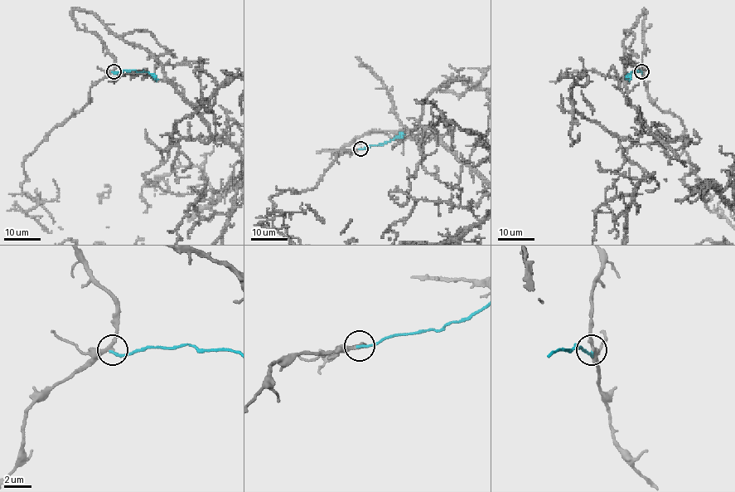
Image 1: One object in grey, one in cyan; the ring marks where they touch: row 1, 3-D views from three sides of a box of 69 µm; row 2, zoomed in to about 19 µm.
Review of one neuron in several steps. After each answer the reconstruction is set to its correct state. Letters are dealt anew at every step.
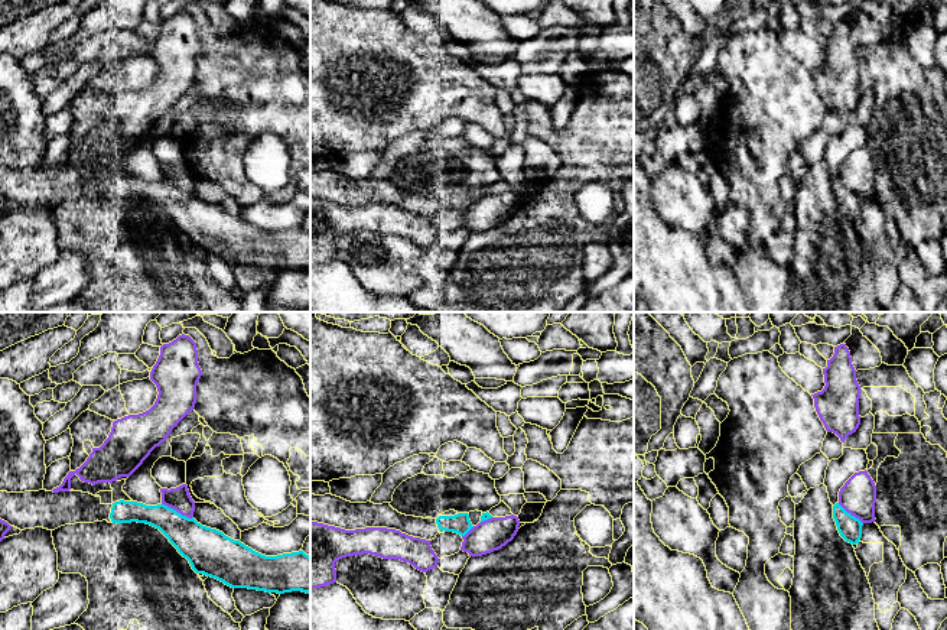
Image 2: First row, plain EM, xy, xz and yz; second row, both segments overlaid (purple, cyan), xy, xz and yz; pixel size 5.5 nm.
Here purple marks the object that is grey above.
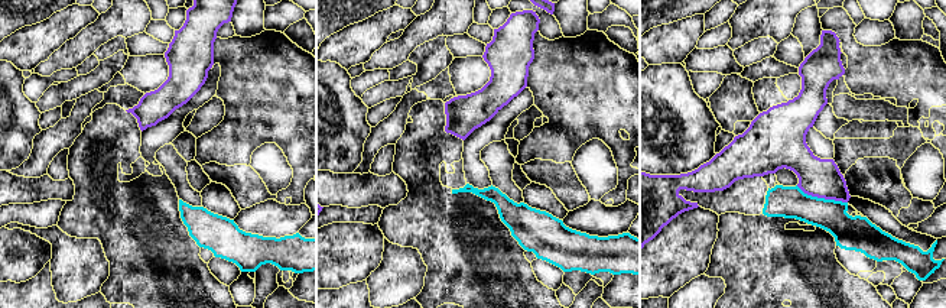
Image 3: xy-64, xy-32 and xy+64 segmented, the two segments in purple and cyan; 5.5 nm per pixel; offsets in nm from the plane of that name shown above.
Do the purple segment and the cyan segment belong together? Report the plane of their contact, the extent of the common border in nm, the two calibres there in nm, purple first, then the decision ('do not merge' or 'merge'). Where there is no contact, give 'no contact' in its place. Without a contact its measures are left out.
xy | 190 nm | 130/220 nm | do not merge

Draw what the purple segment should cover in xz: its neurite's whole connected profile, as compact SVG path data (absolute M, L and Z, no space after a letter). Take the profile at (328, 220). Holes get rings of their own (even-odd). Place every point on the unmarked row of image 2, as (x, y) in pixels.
M310 198L310 266L336 259L336 237L362 230L400 236L422 249L436 244L439 238L430 217L413 214L396 205L345 207Z

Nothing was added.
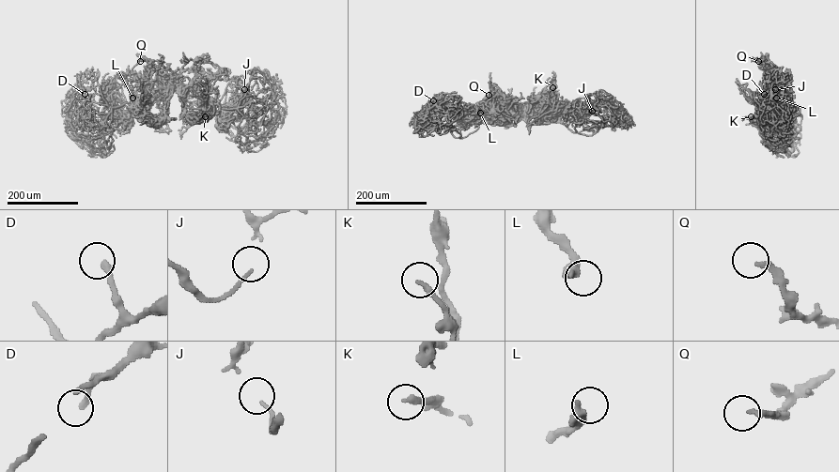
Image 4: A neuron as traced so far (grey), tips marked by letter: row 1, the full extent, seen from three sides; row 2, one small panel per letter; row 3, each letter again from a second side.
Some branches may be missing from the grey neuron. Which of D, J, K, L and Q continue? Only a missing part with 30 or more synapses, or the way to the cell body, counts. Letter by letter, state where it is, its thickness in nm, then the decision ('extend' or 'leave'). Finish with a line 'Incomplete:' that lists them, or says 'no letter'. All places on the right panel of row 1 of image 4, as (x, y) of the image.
D: place (764, 94); calibre 280 nm; extend
J: place (775, 89); calibre 90 nm; leave
K: place (751, 116); calibre 240 nm; leave
L: place (776, 98); calibre 460 nm; leave
Q: place (758, 61); calibre 200 nm; extend
Incomplete: D, Q

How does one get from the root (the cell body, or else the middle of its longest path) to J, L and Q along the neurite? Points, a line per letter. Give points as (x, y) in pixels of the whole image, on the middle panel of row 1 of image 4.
J: (507, 125), (516, 112), (528, 123), (565, 124), (583, 112), (589, 115), (592, 111)
L: (507, 125), (516, 112), (521, 115), (522, 119), (513, 125), (478, 122), (477, 111), (480, 113)
Q: (507, 125), (515, 112), (504, 109), (489, 95)

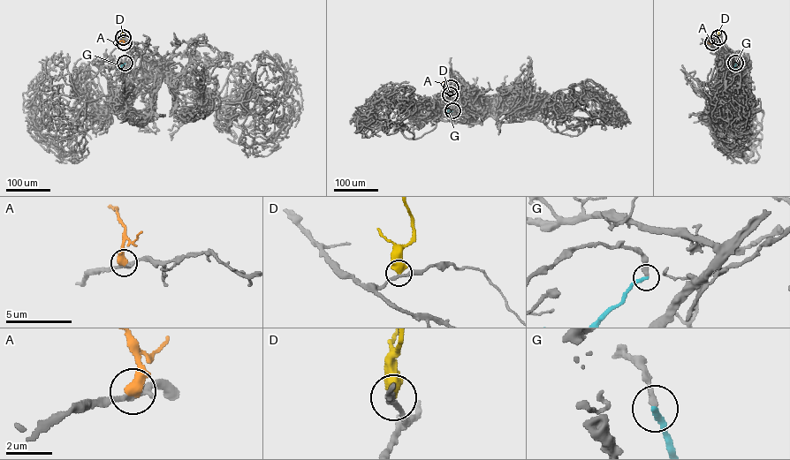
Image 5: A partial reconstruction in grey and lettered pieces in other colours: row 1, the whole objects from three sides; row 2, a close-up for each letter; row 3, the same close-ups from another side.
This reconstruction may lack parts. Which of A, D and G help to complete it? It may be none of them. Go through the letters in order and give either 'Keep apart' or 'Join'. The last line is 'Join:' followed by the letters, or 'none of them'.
A: Keep apart
D: Keep apart
G: Keep apart
Join: none of them

